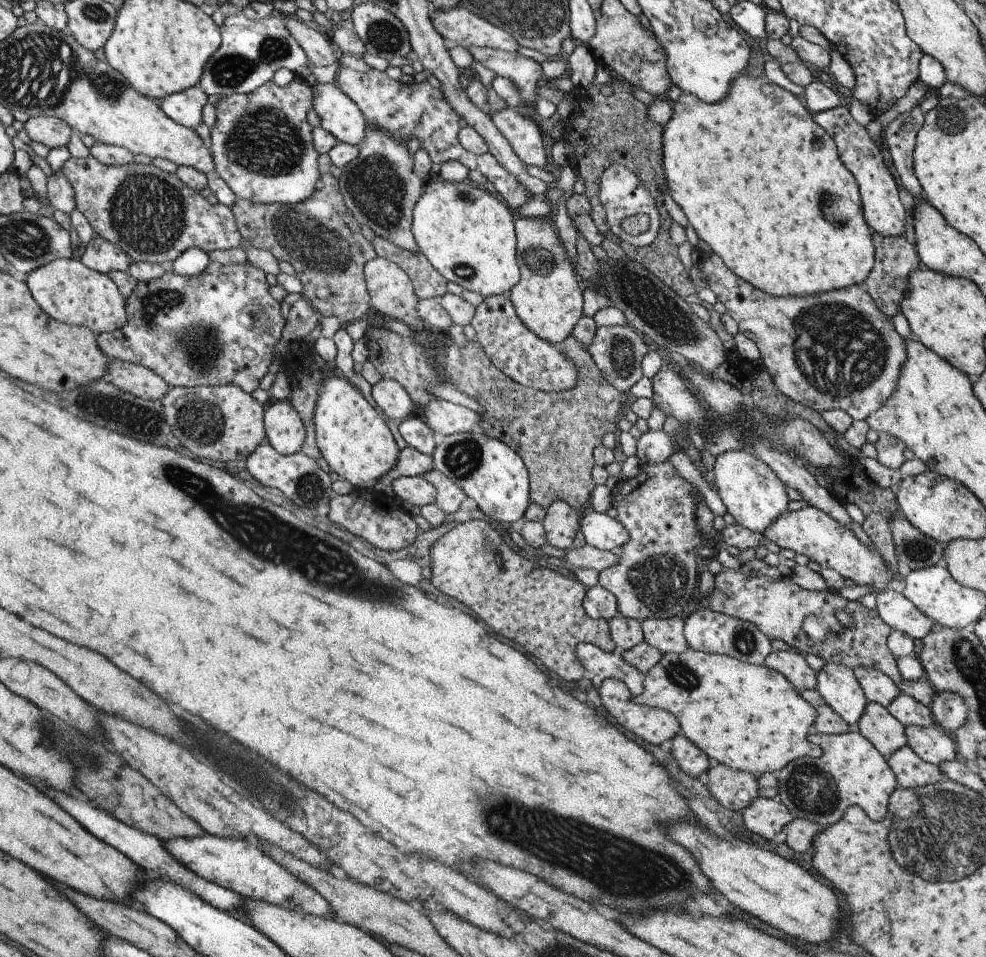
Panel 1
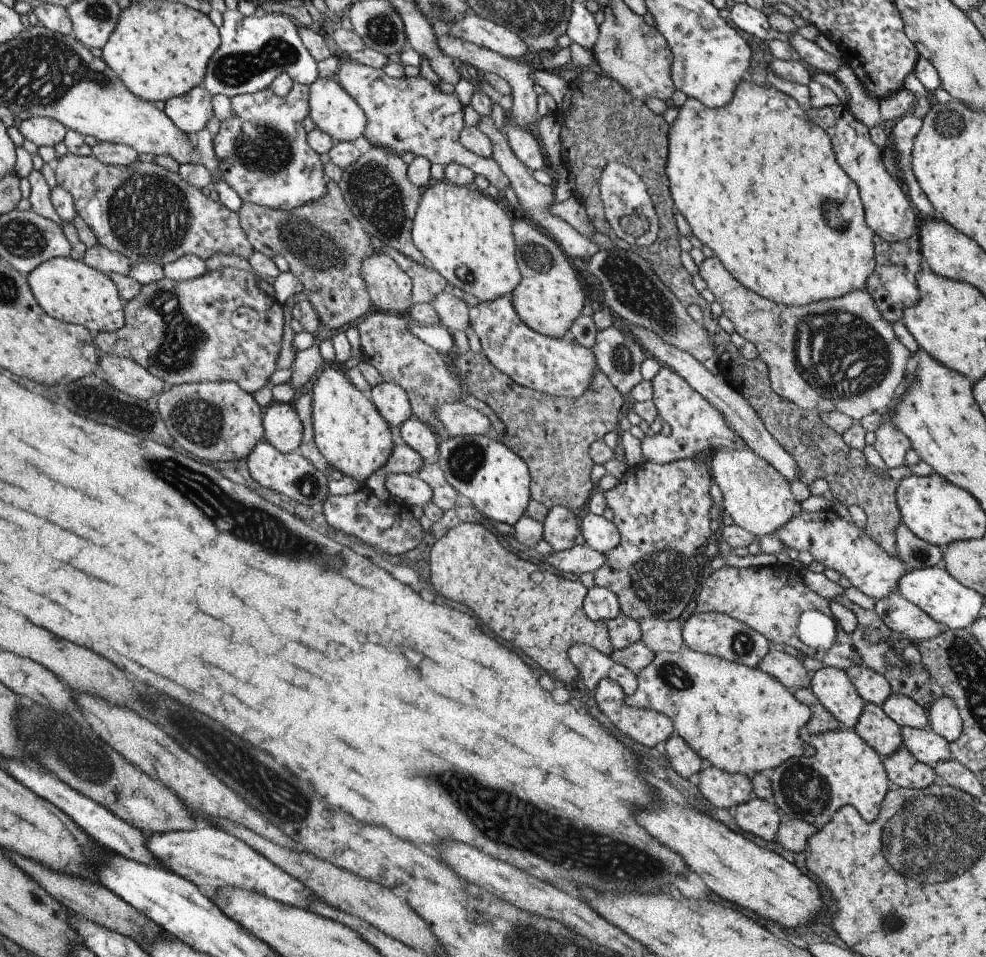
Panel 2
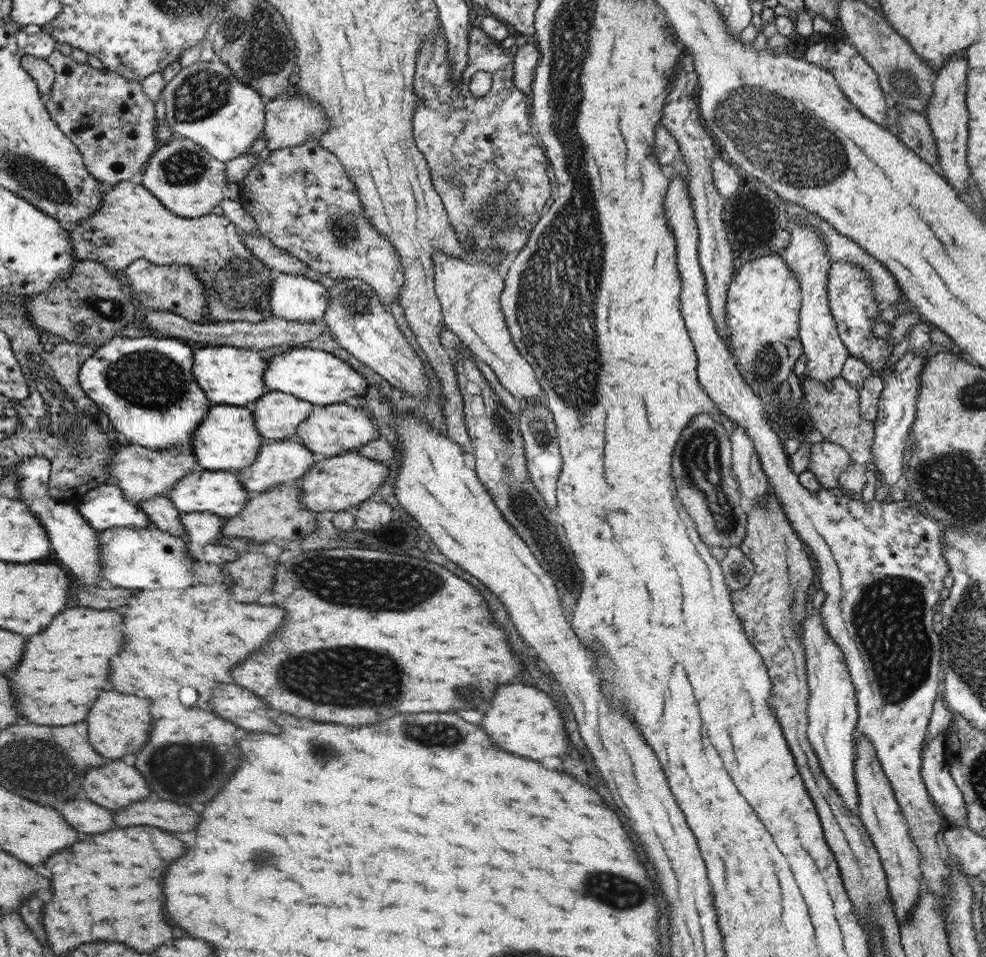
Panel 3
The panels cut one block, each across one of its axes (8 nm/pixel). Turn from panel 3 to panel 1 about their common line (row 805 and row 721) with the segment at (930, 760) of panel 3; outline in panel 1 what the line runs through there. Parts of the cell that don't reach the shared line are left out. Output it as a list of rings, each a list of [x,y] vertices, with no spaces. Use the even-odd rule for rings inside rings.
[[[950,691],[937,692],[930,708],[935,723],[951,736],[956,728],[960,728],[966,722],[968,716],[964,698]]]

